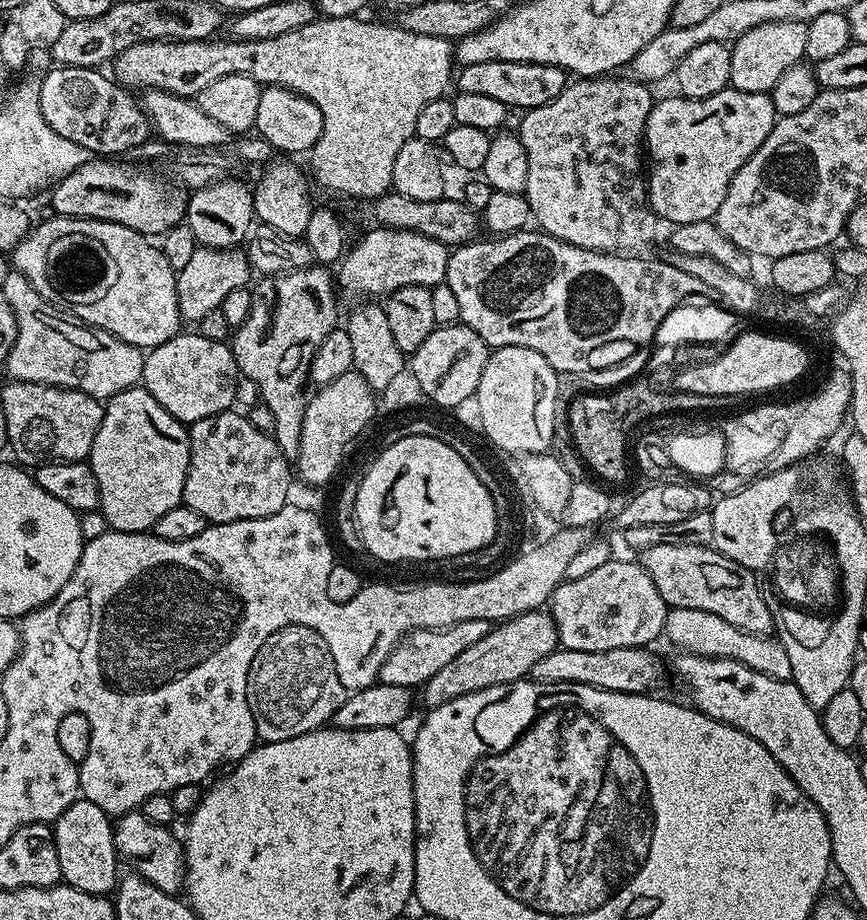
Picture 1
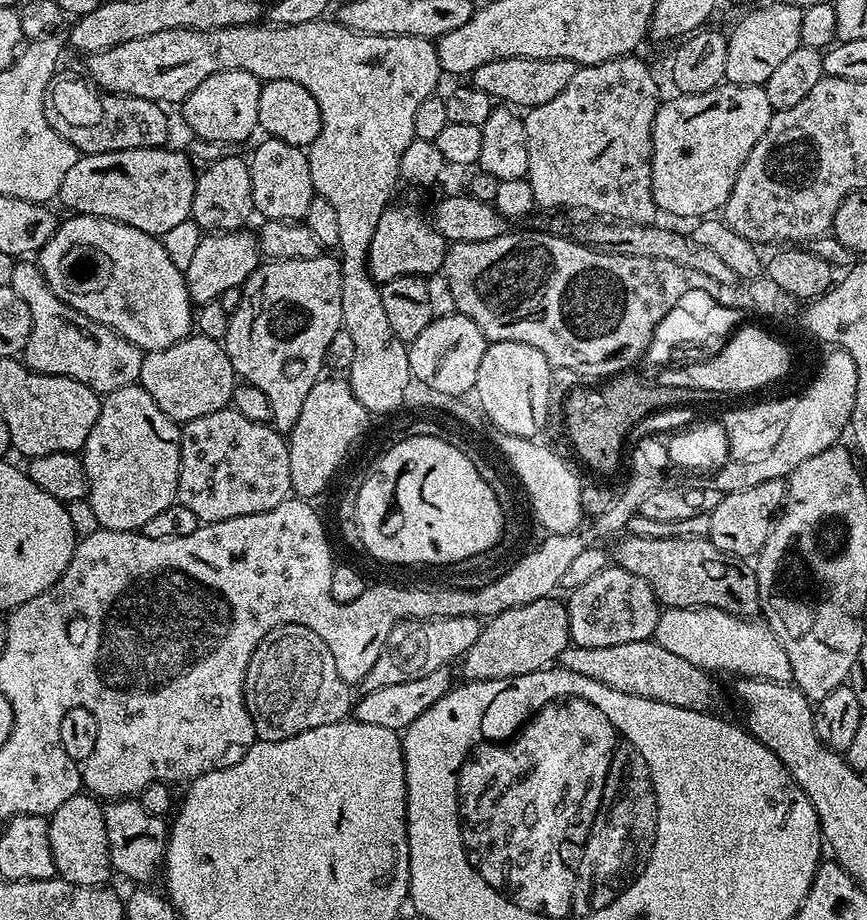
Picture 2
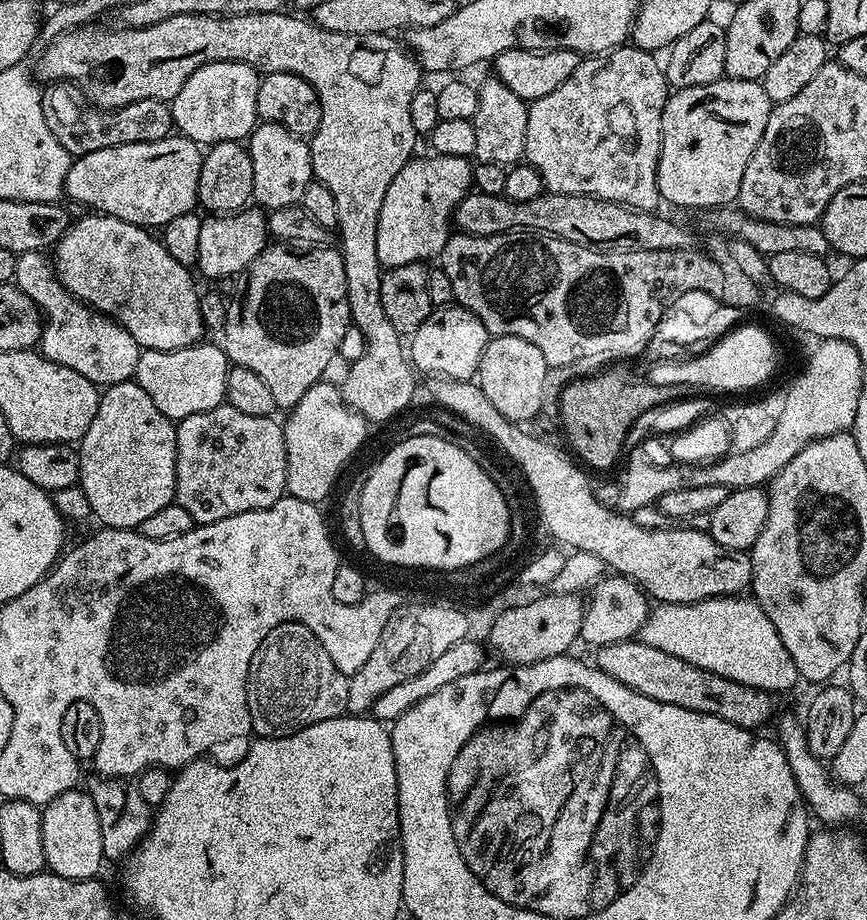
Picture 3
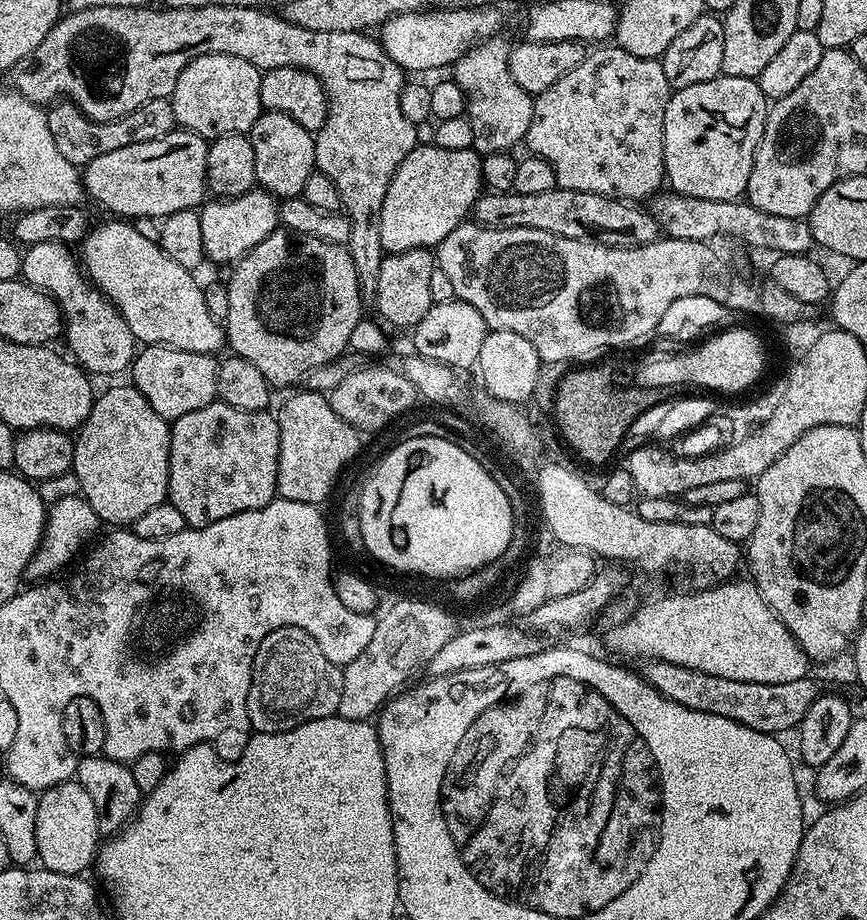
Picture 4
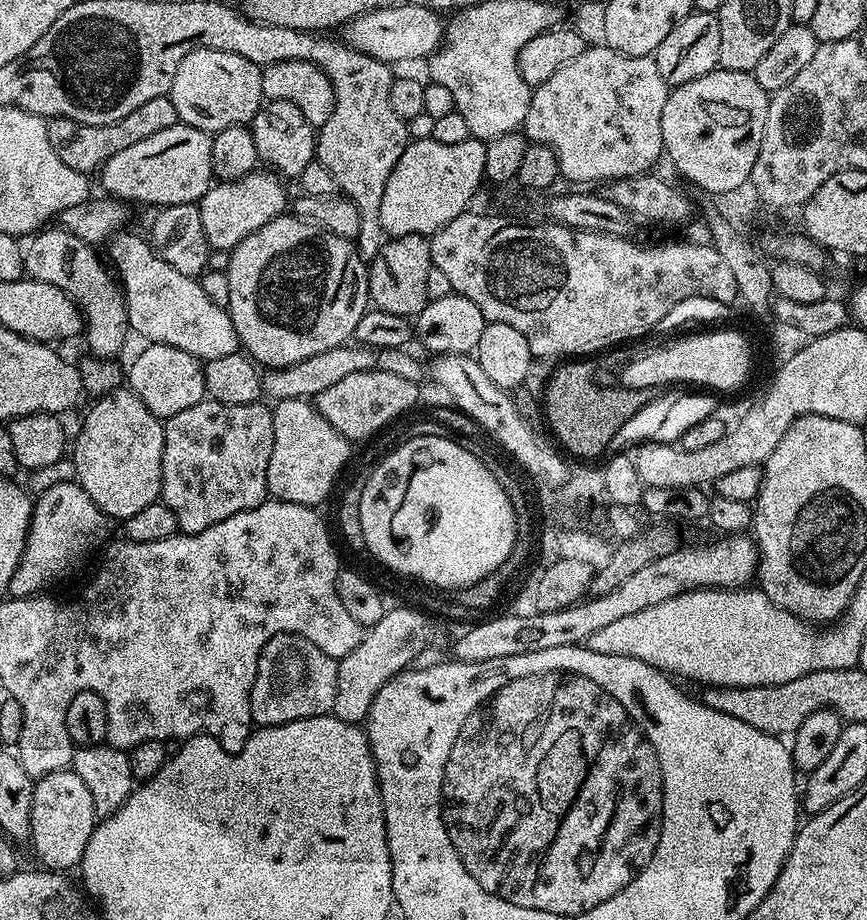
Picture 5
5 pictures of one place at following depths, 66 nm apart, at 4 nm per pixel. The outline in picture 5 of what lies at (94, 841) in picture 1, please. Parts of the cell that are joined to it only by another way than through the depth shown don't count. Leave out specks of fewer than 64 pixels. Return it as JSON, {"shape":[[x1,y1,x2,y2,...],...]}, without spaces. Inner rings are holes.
{"shape":[[63,768,54,774,39,777,32,789,34,806,30,806,30,845,36,851,37,858,44,863,41,865,45,869,54,872,75,869,98,823,92,795,90,790,86,790,86,782,82,782,76,772]]}

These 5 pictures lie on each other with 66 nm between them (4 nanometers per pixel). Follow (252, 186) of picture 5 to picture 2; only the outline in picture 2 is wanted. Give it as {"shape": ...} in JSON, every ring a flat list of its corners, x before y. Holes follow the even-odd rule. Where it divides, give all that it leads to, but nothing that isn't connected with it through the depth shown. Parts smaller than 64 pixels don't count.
{"shape":[[248,230,201,235,194,259,190,261,188,268,183,269,184,281,193,305,199,306,211,300,219,300,227,289,243,286,261,260,262,253,257,237,253,233,251,236]]}

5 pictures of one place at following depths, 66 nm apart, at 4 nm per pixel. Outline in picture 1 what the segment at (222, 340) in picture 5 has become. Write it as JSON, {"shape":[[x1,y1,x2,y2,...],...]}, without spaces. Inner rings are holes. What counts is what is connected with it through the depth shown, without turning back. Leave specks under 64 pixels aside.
{"shape":[[53,215,52,220,44,220,40,225,33,227,28,235,12,249,10,253,10,264,15,271,20,272,28,279,30,286,34,286,34,290,40,292,40,297,44,300,50,300,57,306,65,306,68,304,67,311,71,313,75,319,92,325,93,328,101,328,110,334,114,334,118,338,122,338,122,342,132,344,141,350,151,350,162,346,162,342,166,342,170,337,177,335,181,331,182,321,180,319,180,311,178,310,178,294,176,293,176,271,170,266,170,262,166,262,164,251,161,250,149,237,143,236,141,232,130,230,130,226,118,226,114,222,106,222,105,220,83,220,77,216,57,216]]}

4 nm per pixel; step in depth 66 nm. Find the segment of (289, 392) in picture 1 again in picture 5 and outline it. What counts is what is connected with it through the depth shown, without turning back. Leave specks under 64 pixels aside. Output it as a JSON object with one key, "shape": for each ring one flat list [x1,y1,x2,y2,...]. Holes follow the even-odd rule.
{"shape":[[285,214,266,222,262,230,254,230,238,246,231,251,230,264,227,271,230,278,230,302,228,303,228,316,234,322,234,328,240,339,240,347,257,365,269,368,285,368,294,366,298,362,306,362,306,358,314,358,314,354,322,354,326,350,334,350,334,346,342,346,349,343,355,337,358,321,362,319,362,314,369,311,370,301,368,298,368,264,360,257,360,252,356,249,356,240,347,240,333,232,327,232,324,228,319,228,311,220,303,220,295,214]]}

